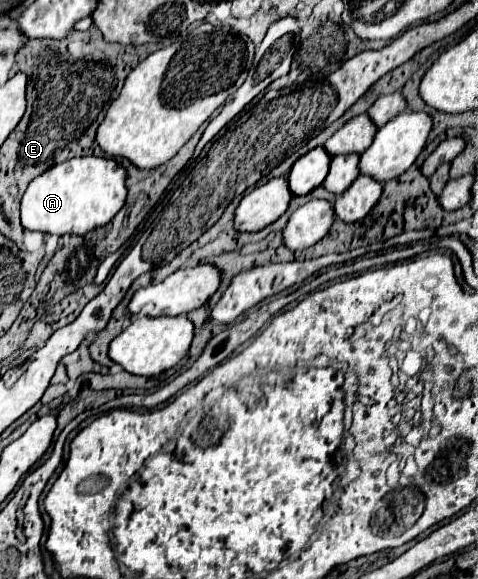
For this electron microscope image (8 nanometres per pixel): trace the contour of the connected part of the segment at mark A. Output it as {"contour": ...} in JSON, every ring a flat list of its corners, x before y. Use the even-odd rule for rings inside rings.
{"contour":[[73,157,35,177,21,199,21,223,27,231,85,235,107,225,125,205,127,169,111,157]]}

